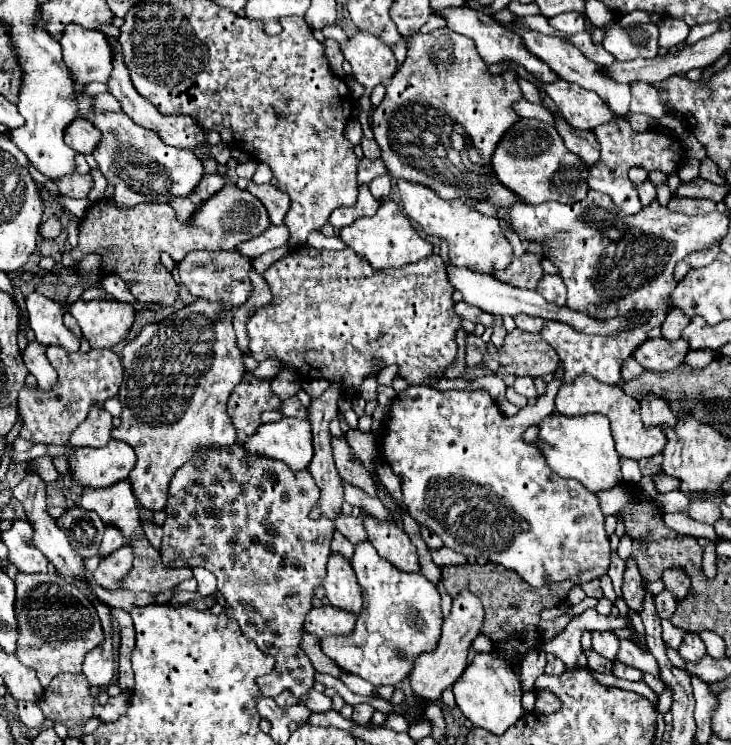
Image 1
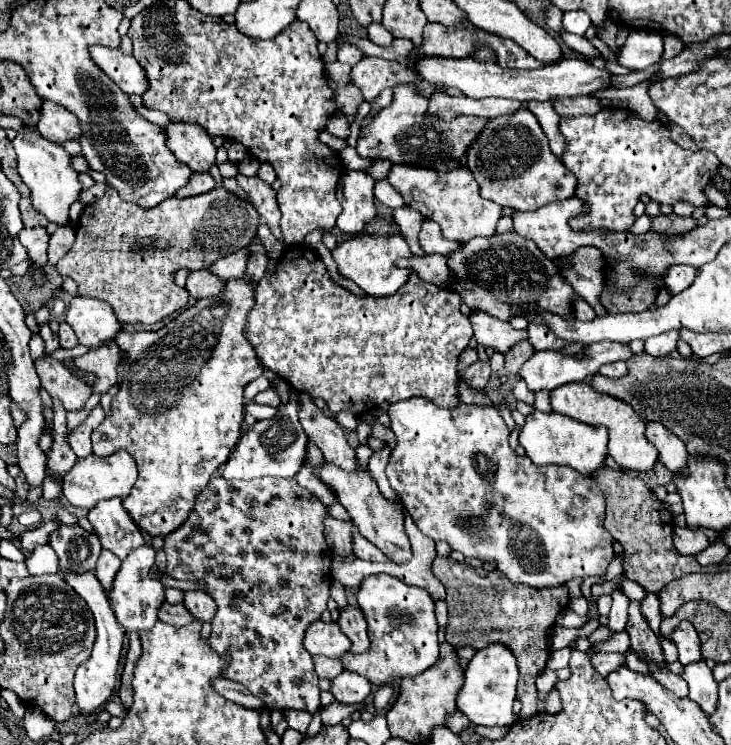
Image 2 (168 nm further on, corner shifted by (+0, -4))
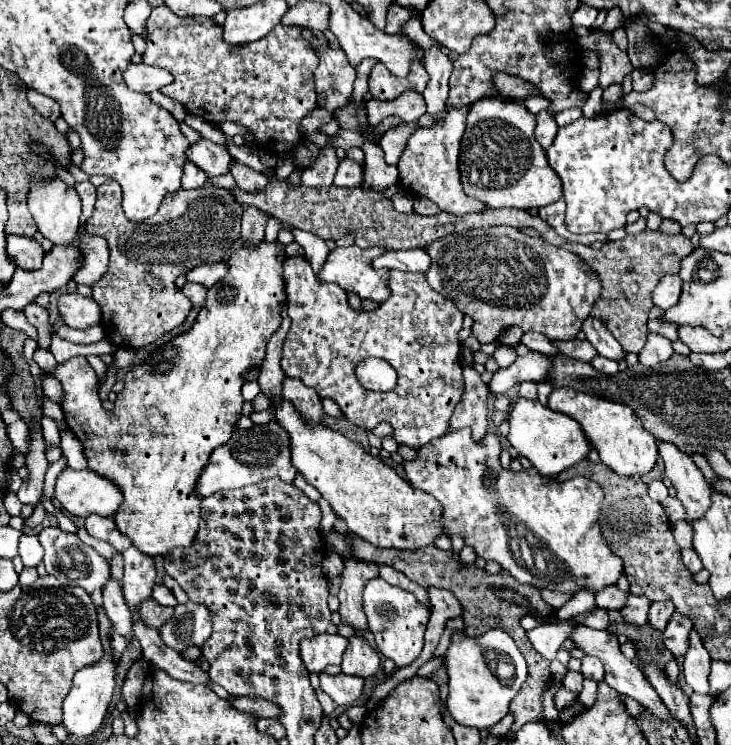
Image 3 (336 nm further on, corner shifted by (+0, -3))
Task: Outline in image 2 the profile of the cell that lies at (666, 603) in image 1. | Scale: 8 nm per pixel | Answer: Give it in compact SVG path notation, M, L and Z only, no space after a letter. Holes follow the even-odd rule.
M647 593L647 597L641 601L641 613L649 623L649 627L659 635L659 623L663 619L663 615L659 613L659 597L653 593Z

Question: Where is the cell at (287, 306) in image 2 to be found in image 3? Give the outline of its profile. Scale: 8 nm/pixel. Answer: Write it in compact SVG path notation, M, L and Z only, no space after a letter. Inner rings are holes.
M295 256L285 258L283 262L283 278L285 278L285 292L289 302L289 316L291 316L291 330L287 332L287 338L283 342L283 354L281 354L281 368L285 376L295 376L297 380L303 380L309 388L315 388L319 398L331 398L341 408L343 416L365 428L371 430L379 422L389 422L393 426L393 438L397 444L407 444L411 448L419 448L427 444L429 440L443 436L449 428L449 420L453 414L453 408L463 396L463 366L459 360L461 342L459 342L459 330L463 328L463 312L455 308L455 302L435 292L423 274L409 274L393 270L389 278L391 296L379 304L373 312L357 312L349 306L347 294L339 284L327 284L321 282L313 270L307 258ZM375 356L387 360L397 370L397 386L389 392L369 392L367 388L359 386L359 380L355 376L355 368L361 360Z

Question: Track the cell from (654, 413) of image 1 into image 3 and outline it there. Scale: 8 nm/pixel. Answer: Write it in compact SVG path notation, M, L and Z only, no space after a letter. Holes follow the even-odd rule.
M657 442L659 456L665 464L665 474L671 480L673 488L677 490L677 498L687 508L687 522L693 522L703 516L709 508L709 494L711 486L705 482L701 470L693 462L693 458L671 442Z

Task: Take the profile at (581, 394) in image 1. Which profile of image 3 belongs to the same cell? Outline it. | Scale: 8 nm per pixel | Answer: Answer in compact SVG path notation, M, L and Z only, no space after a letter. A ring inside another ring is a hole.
M555 388L549 396L549 408L577 420L593 448L599 452L601 462L613 468L613 472L619 472L621 476L643 476L655 466L657 440L643 428L641 420L627 404L615 404L597 396L587 396L583 392L575 392L573 388Z

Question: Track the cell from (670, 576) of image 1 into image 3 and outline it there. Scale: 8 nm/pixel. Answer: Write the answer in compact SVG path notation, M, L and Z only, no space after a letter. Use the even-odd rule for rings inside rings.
M661 600L661 602L651 602L649 608L649 624L657 630L665 630L669 618L673 616L675 606L671 604L671 600Z

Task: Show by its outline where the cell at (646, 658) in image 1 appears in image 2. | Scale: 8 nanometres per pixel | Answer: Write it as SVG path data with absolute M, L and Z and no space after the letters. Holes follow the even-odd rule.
M611 653L611 655L603 655L603 659L593 659L591 663L595 667L595 671L603 677L607 677L611 671L615 671L619 665L625 665L625 655L621 653Z

